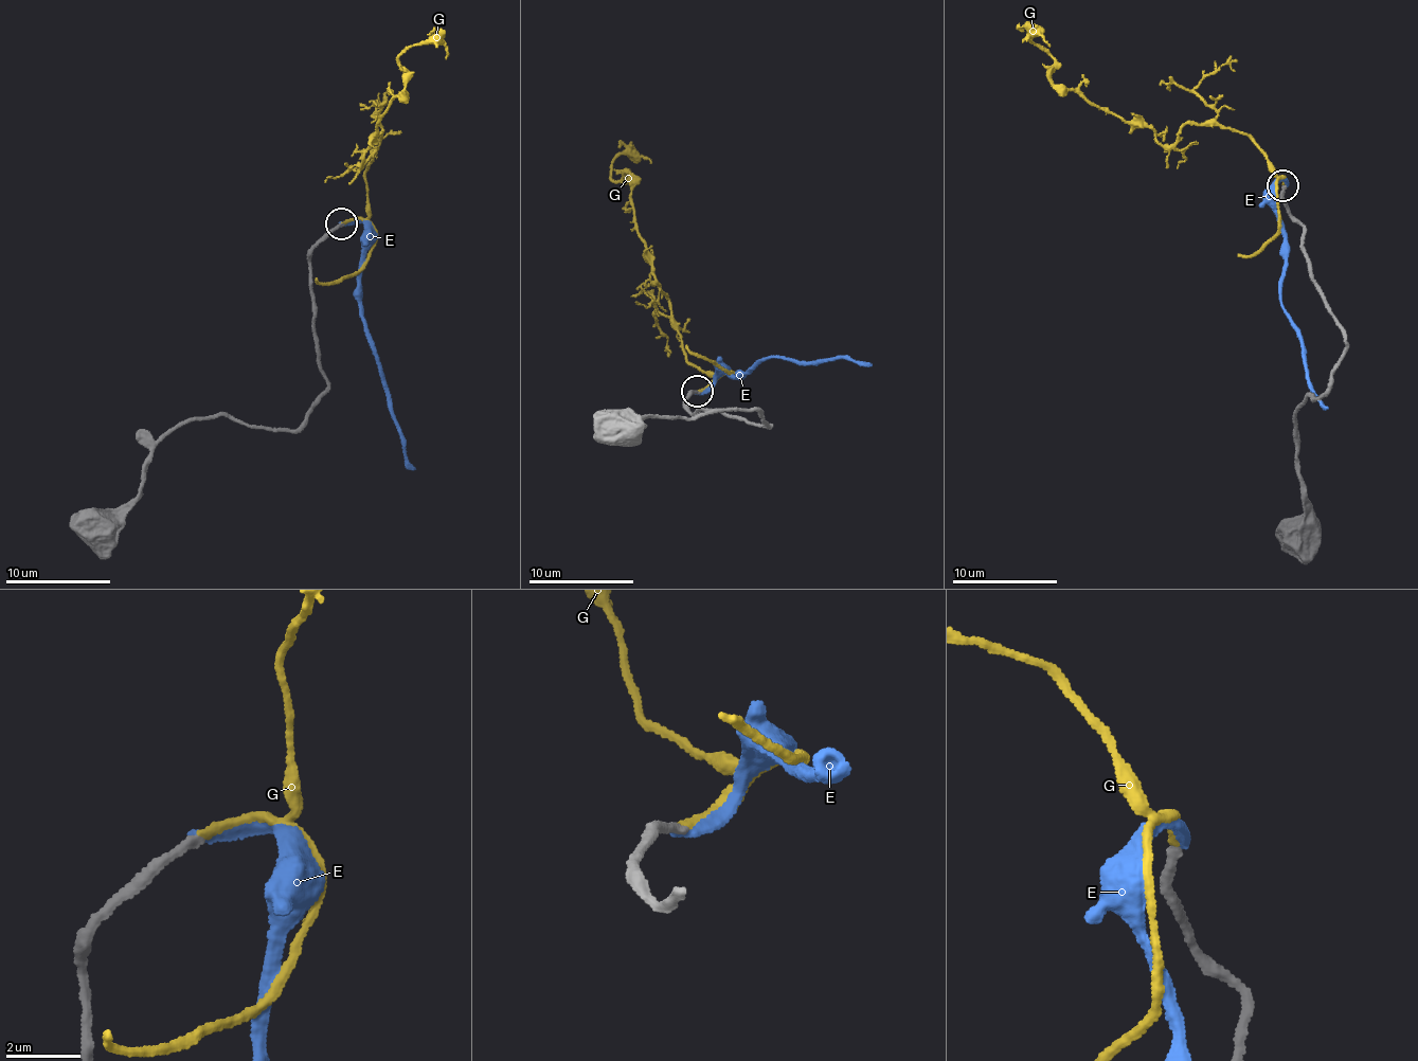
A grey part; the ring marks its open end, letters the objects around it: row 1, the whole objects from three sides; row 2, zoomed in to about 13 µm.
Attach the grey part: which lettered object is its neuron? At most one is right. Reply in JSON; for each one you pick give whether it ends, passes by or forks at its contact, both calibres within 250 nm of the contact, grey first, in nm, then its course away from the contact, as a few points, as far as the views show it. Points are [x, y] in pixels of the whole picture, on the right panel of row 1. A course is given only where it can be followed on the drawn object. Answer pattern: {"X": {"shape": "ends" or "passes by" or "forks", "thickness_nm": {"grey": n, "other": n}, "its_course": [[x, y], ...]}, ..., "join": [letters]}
{"G": {"shape": "ends", "thickness_nm": {"grey": 240, "other": 200}, "its_course": [[1285, 185], [1244, 133], [1189, 124], [1163, 145], [1152, 128], [1056, 88], [1055, 61], [1030, 37], [1051, 46]]}, "join": ["G"]}

